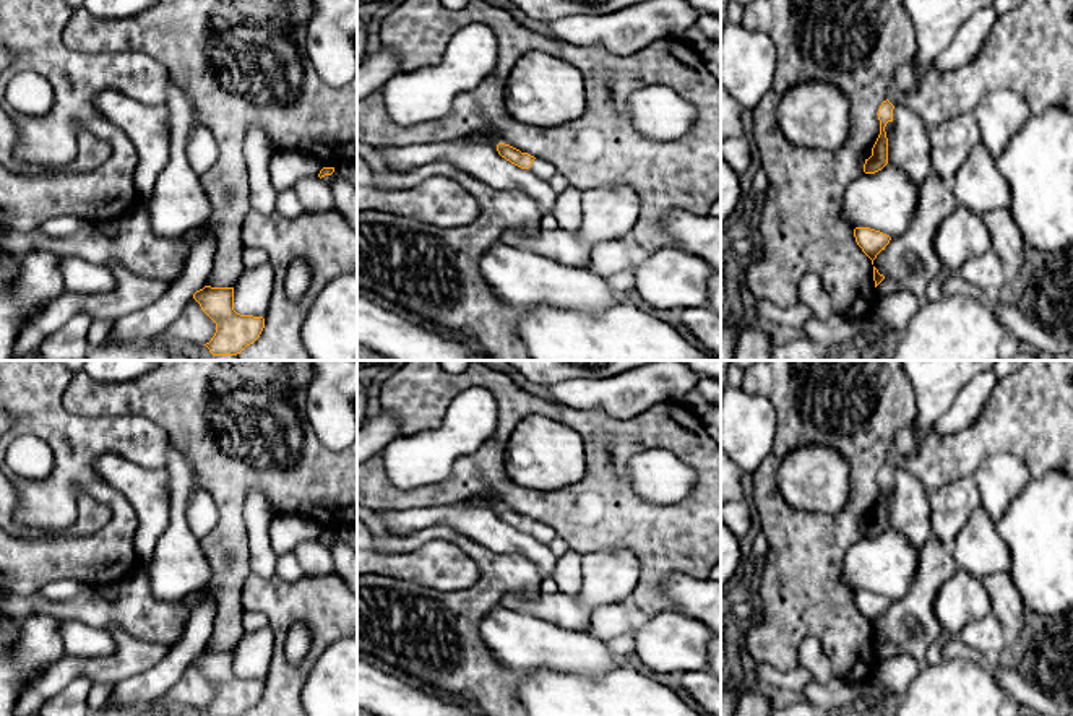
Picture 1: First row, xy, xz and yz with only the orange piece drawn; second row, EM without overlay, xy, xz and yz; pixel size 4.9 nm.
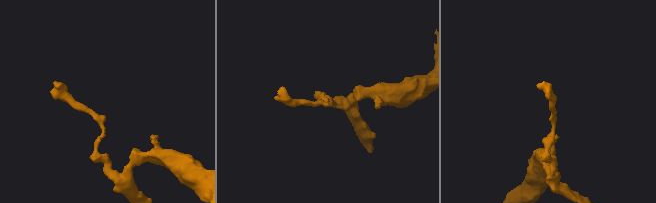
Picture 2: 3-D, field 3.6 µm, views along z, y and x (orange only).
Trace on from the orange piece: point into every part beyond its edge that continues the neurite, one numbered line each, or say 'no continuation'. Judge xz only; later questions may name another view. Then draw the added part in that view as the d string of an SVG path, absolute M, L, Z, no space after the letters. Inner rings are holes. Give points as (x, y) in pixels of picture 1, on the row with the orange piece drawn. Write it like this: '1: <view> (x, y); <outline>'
1: xz (539, 168); M536 157L529 170L542 180L549 180L557 170L552 164Z

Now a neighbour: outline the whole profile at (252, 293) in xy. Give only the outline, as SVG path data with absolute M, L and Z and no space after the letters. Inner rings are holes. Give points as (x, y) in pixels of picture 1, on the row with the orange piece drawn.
M268 261L255 268L245 268L232 287L237 313L265 318L274 289L274 270Z

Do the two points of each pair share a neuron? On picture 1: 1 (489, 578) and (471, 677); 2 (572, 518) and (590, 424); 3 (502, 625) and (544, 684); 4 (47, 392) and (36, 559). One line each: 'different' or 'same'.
1: same
2: same
3: different
4: same

